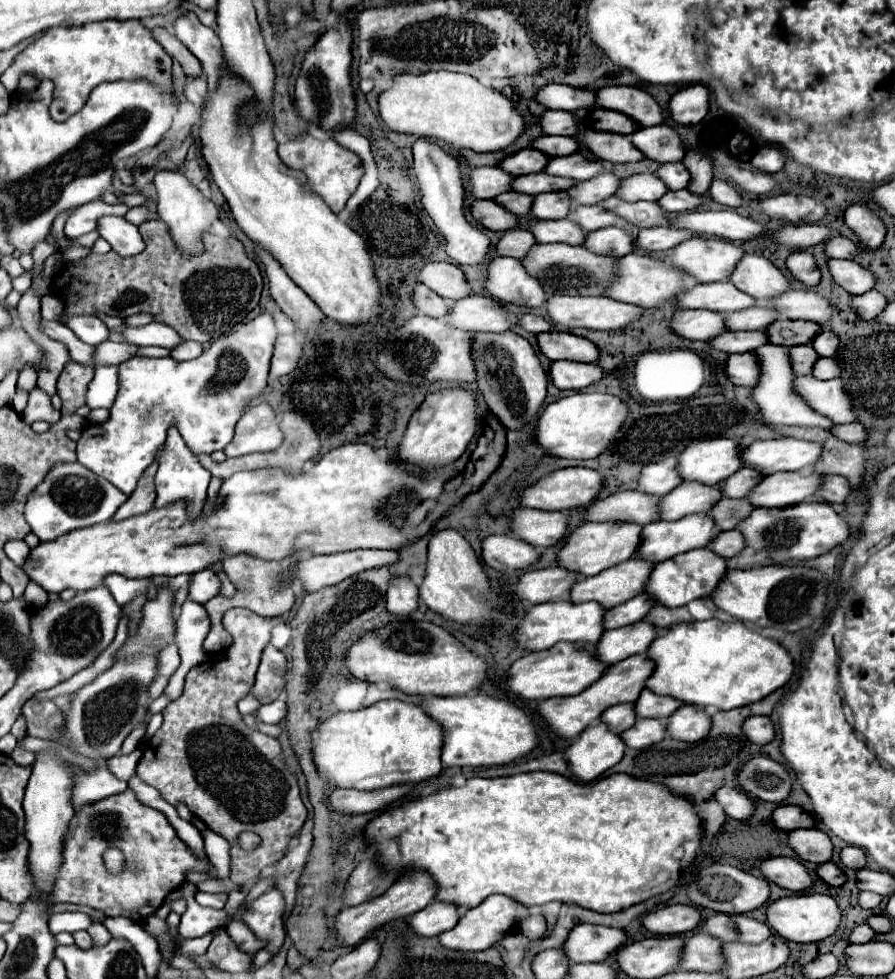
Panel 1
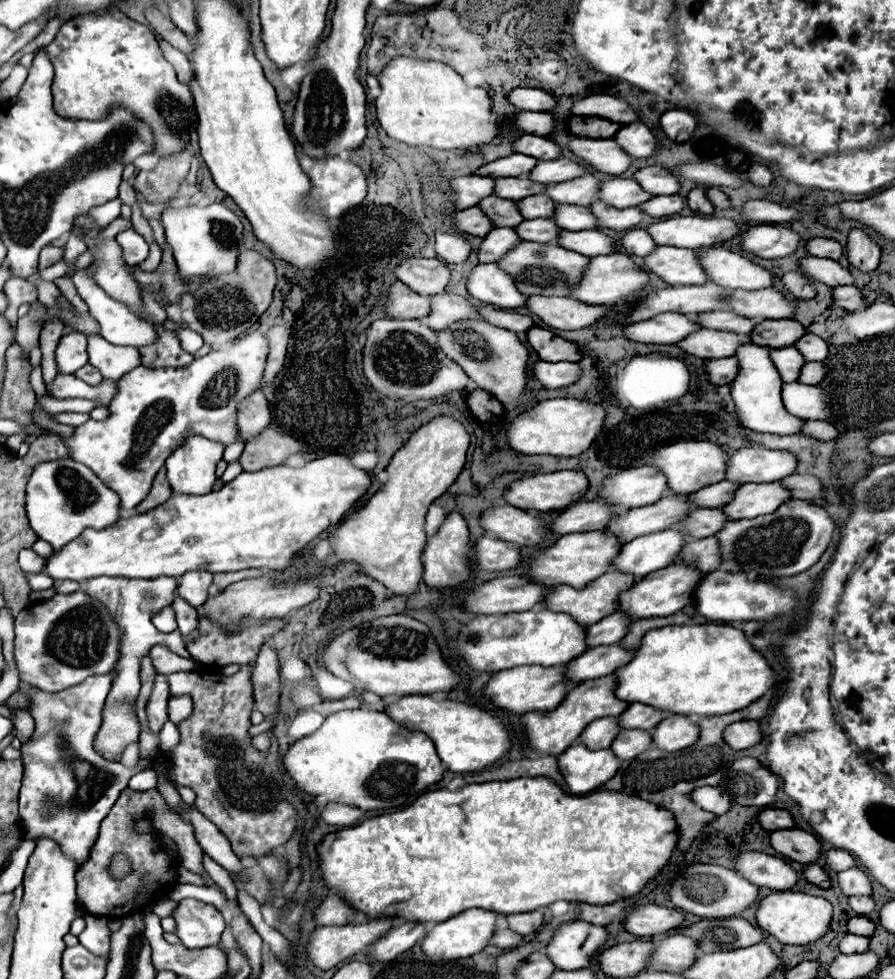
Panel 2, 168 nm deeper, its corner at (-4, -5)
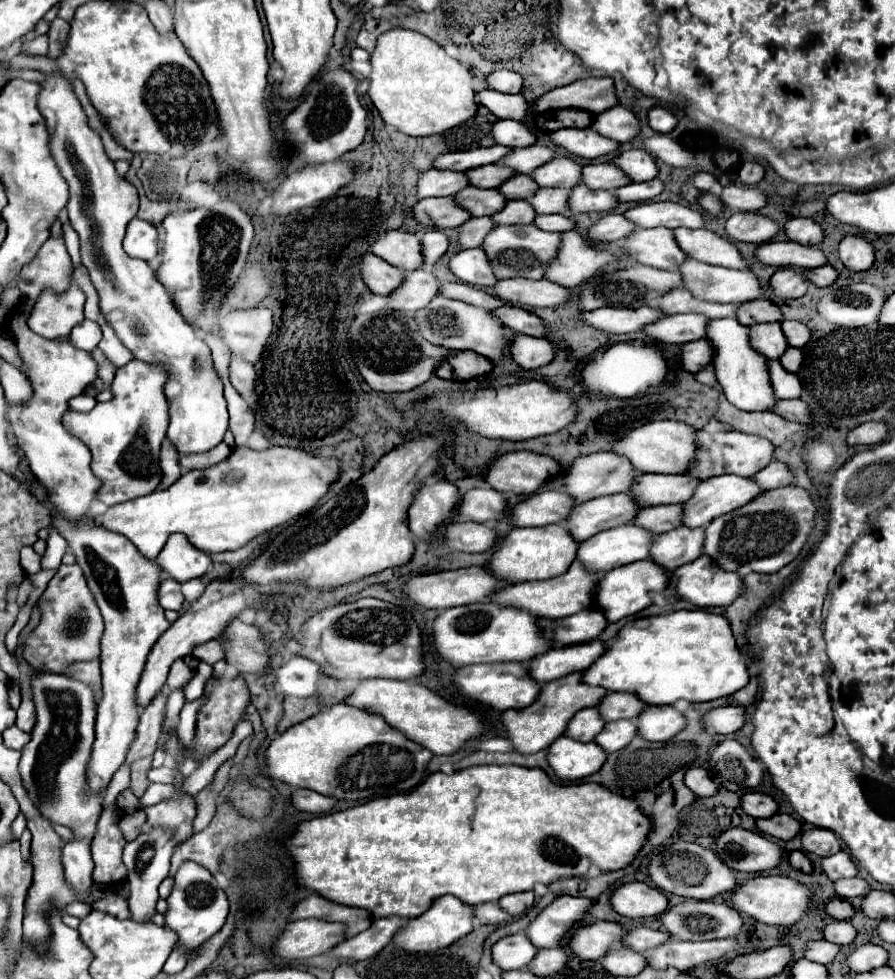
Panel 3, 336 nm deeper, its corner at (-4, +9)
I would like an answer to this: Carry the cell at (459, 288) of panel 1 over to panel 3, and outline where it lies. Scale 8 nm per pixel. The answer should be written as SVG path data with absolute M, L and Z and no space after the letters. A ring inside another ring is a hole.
M391 230L385 238L379 238L375 246L371 246L371 252L401 270L419 270L425 264L419 234Z

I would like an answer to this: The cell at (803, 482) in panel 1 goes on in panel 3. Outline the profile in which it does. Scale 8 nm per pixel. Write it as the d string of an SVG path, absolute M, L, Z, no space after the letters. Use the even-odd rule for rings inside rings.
M715 476L699 484L693 498L683 504L683 524L689 528L707 526L719 514L731 512L763 494L763 488L753 478L743 476Z

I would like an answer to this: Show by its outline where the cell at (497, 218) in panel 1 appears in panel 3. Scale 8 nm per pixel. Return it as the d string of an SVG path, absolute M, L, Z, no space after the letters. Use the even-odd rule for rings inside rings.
M423 198L415 204L413 212L421 224L435 228L457 228L473 218L473 214L461 208L455 198Z

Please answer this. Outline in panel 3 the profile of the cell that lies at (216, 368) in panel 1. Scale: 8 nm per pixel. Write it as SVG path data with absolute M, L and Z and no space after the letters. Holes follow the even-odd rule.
M131 360L115 372L111 384L113 400L97 404L89 412L67 410L63 414L63 426L93 454L91 470L103 482L99 500L107 506L151 494L159 488L159 448L169 424L169 402L163 392L167 378L163 366Z

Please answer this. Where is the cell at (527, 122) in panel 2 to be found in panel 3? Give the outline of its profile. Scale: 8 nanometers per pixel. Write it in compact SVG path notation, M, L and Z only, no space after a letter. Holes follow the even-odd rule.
M487 88L487 90L479 92L479 100L498 119L522 121L529 114L529 102L521 94L503 94L503 92Z

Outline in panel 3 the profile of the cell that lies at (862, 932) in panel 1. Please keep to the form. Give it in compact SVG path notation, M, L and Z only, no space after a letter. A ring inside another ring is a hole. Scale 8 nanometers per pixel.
M837 920L837 922L829 924L829 926L823 930L823 934L825 934L825 938L827 938L829 942L847 946L847 944L851 944L851 942L855 940L857 930L855 930L855 926L853 926L851 922L839 922L839 920Z

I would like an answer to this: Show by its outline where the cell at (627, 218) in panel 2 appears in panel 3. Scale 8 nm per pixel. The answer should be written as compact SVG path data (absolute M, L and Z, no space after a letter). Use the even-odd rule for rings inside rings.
M585 184L575 186L571 190L571 214L577 212L611 212L619 206L619 200L615 192L607 190L591 190Z

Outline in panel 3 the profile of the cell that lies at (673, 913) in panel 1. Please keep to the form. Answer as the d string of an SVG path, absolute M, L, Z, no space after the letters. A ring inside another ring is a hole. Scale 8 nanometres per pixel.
M631 882L617 888L611 896L611 904L617 914L627 918L661 916L669 906L667 896L661 890L651 888L643 882Z

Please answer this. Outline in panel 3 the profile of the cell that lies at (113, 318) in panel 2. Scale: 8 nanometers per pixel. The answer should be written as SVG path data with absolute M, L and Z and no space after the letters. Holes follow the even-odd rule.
M63 224L63 236L65 236L65 246L69 250L69 256L73 260L73 266L77 268L81 264L81 252L79 252L79 238L75 234L75 230L67 224Z

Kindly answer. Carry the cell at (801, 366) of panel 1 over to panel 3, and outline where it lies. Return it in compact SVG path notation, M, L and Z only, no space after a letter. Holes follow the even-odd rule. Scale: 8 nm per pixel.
M779 322L751 326L749 332L751 332L751 346L755 346L755 350L759 350L771 360L779 360L783 352L789 348L789 342L783 336Z

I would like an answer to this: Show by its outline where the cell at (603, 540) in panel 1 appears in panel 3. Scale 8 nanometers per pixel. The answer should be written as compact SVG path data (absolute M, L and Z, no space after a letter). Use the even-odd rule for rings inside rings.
M551 524L545 528L513 528L497 546L489 568L509 584L553 578L571 566L571 562L577 558L579 544L581 542L571 538L571 532L561 524Z

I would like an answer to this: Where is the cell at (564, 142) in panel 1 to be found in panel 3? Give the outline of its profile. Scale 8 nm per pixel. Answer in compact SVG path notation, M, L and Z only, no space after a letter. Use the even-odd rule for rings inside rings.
M497 120L493 126L493 134L497 144L509 146L509 148L533 146L537 142L537 136L529 130L529 126L517 120Z

